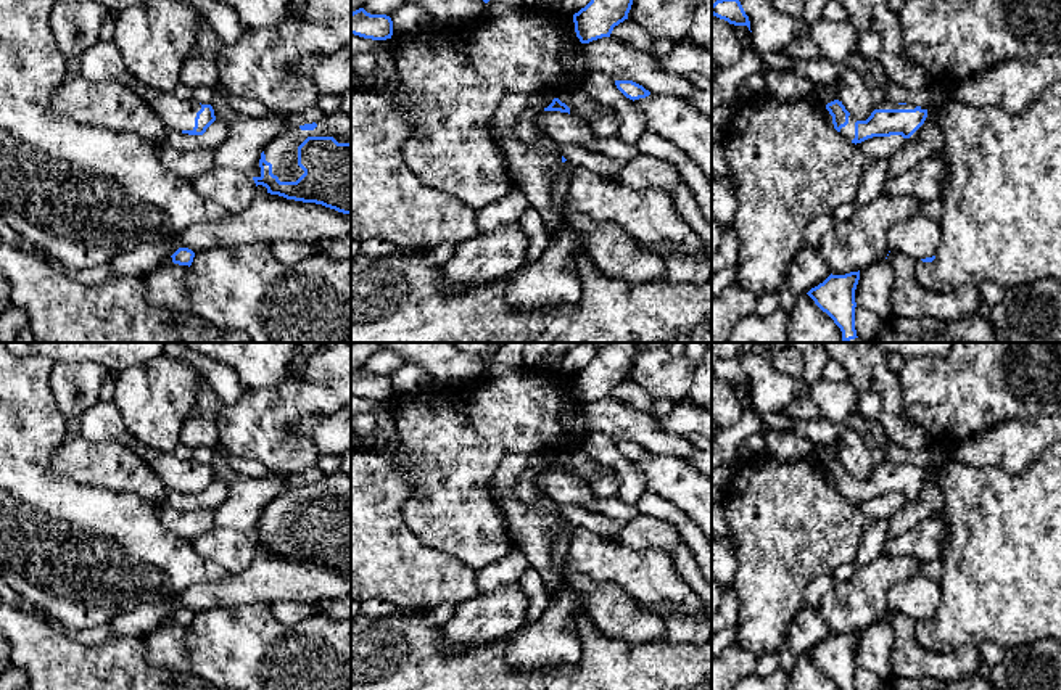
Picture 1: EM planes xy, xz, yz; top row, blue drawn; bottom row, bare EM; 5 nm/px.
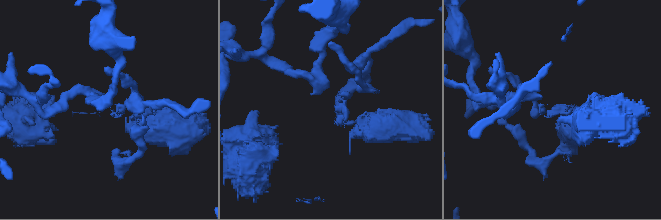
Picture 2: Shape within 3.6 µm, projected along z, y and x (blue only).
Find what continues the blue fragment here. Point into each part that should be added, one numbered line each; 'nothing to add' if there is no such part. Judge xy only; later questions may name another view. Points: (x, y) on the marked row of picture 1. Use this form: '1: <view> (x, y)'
1: xy (282, 151)

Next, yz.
1: yz (887, 105)

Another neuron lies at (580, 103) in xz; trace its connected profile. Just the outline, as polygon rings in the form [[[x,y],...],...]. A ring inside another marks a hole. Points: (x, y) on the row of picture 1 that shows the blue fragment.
[[[583,88],[567,90],[564,93],[559,93],[555,98],[570,108],[570,114],[575,114],[578,117],[589,119],[596,113],[605,113],[618,122],[618,116],[612,108],[597,103]]]

